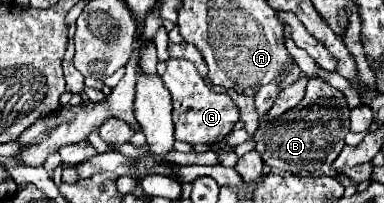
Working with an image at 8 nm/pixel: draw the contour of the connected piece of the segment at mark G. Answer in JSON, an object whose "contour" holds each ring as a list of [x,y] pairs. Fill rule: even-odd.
{"contour":[[[167,59],[167,71],[163,75],[163,83],[173,99],[173,123],[175,123],[175,139],[191,145],[203,143],[211,145],[227,137],[233,125],[239,121],[239,109],[231,101],[227,93],[215,93],[201,79],[193,63],[181,59]]]}

